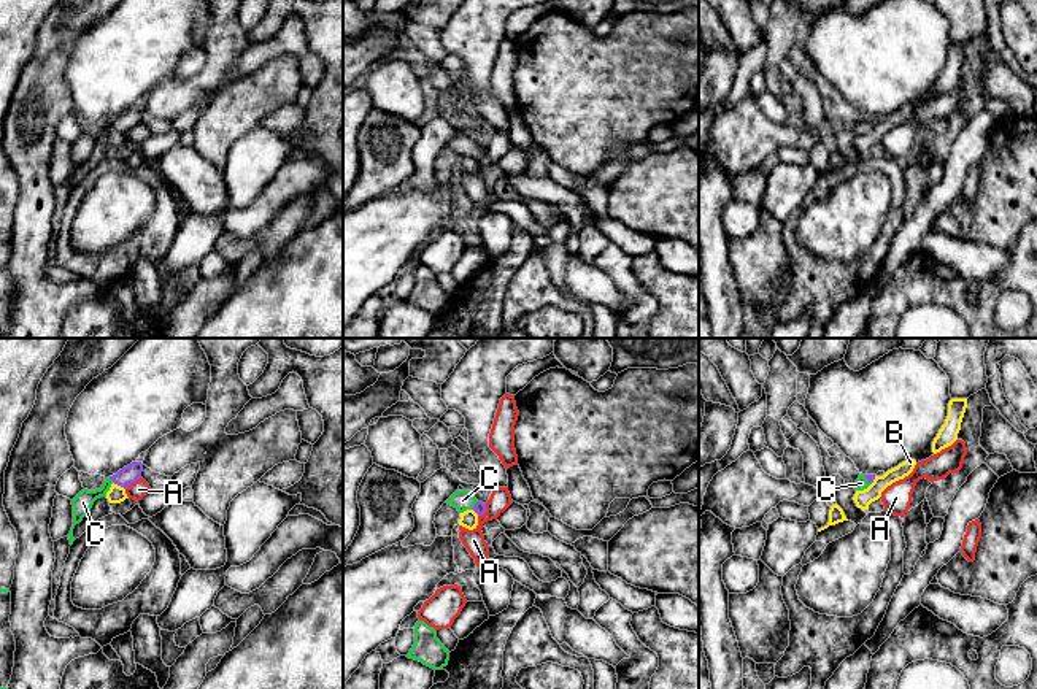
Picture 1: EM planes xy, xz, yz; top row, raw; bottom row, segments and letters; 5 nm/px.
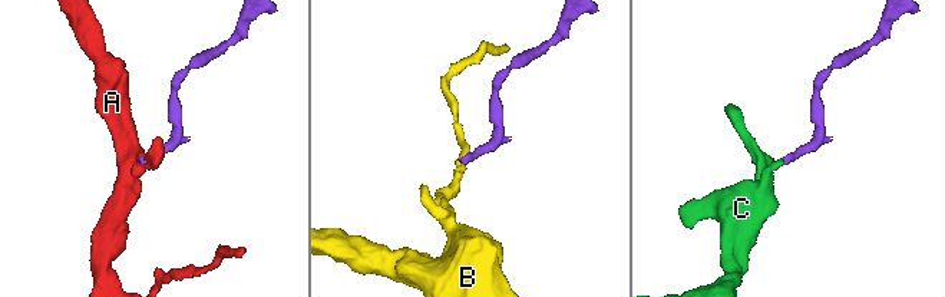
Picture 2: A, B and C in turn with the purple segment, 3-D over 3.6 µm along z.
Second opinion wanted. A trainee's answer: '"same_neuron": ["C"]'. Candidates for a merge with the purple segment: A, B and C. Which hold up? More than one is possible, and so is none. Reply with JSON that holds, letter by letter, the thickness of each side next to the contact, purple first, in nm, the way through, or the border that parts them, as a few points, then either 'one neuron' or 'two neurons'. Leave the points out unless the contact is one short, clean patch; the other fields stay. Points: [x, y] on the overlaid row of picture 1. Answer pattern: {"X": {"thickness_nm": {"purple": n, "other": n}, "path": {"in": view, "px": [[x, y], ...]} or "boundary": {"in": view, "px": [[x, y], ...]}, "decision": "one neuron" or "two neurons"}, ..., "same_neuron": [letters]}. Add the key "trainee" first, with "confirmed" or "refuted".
{"trainee": "confirmed", "A": {"thickness_nm": {"purple": 90, "other": 90}, "boundary": {"in": "xy", "px": [[140, 477], [126, 489]]}, "decision": "two neurons"}, "B": {"thickness_nm": {"purple": 90, "other": 90}, "boundary": {"in": "xy", "px": [[113, 481], [124, 489]]}, "decision": "two neurons"}, "C": {"thickness_nm": {"purple": 90, "other": 100}, "path": {"in": "xy", "px": [[131, 473], [124, 478], [111, 480], [83, 502]]}, "decision": "one neuron"}, "same_neuron": ["C"]}

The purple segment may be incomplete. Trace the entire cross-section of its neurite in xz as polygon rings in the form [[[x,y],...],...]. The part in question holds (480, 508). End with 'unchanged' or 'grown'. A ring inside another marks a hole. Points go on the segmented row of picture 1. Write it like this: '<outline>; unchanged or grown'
[[[457,491],[448,500],[448,505],[454,506],[459,513],[473,510],[478,516],[486,513],[486,503],[478,502],[470,491]]]; grown

